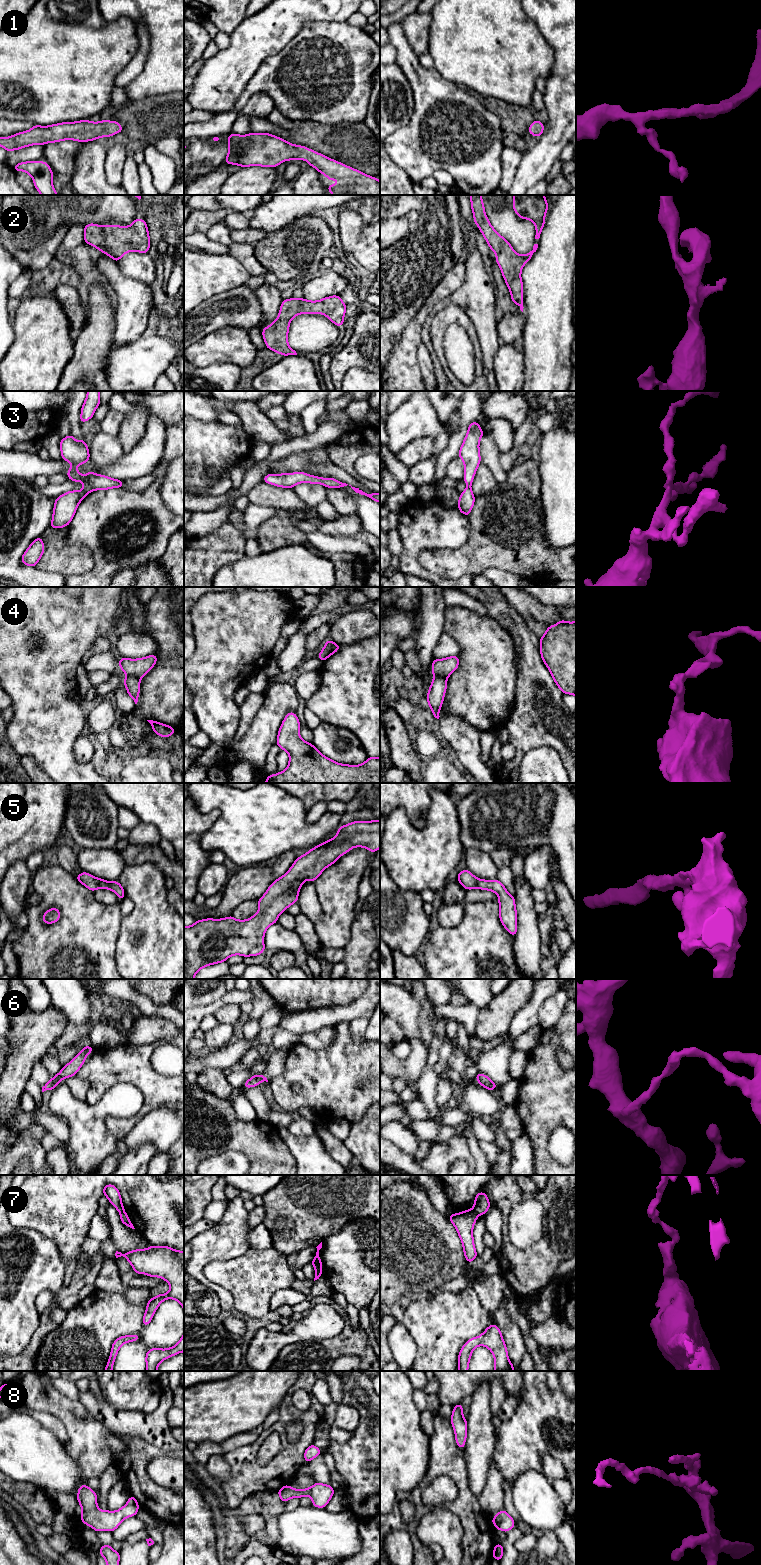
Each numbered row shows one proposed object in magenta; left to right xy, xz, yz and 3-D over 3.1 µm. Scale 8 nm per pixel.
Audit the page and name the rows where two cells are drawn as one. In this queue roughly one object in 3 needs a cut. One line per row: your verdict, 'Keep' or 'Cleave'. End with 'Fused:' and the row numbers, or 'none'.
1: Keep
2: Keep
3: Keep
4: Cleave
5: Keep
6: Keep
7: Cleave
8: Keep
Fused: 4, 7

